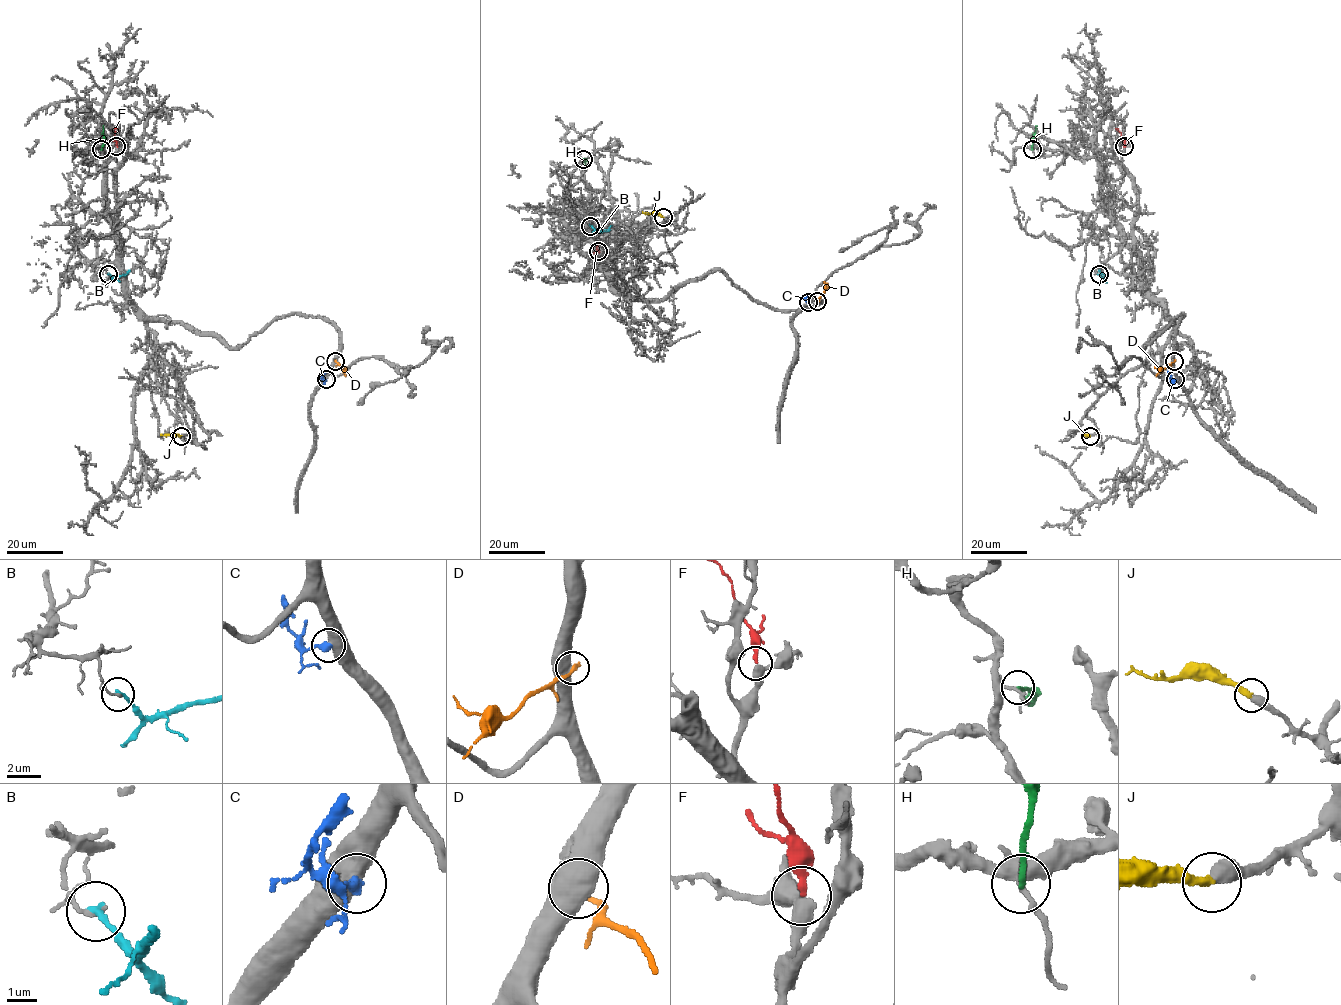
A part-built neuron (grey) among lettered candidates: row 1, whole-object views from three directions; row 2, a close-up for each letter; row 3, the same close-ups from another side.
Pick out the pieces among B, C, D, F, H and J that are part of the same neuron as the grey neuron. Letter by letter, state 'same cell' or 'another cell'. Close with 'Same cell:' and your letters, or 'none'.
B: another cell
C: another cell
D: another cell
F: same cell
H: another cell
J: same cell
Same cell: F, J

